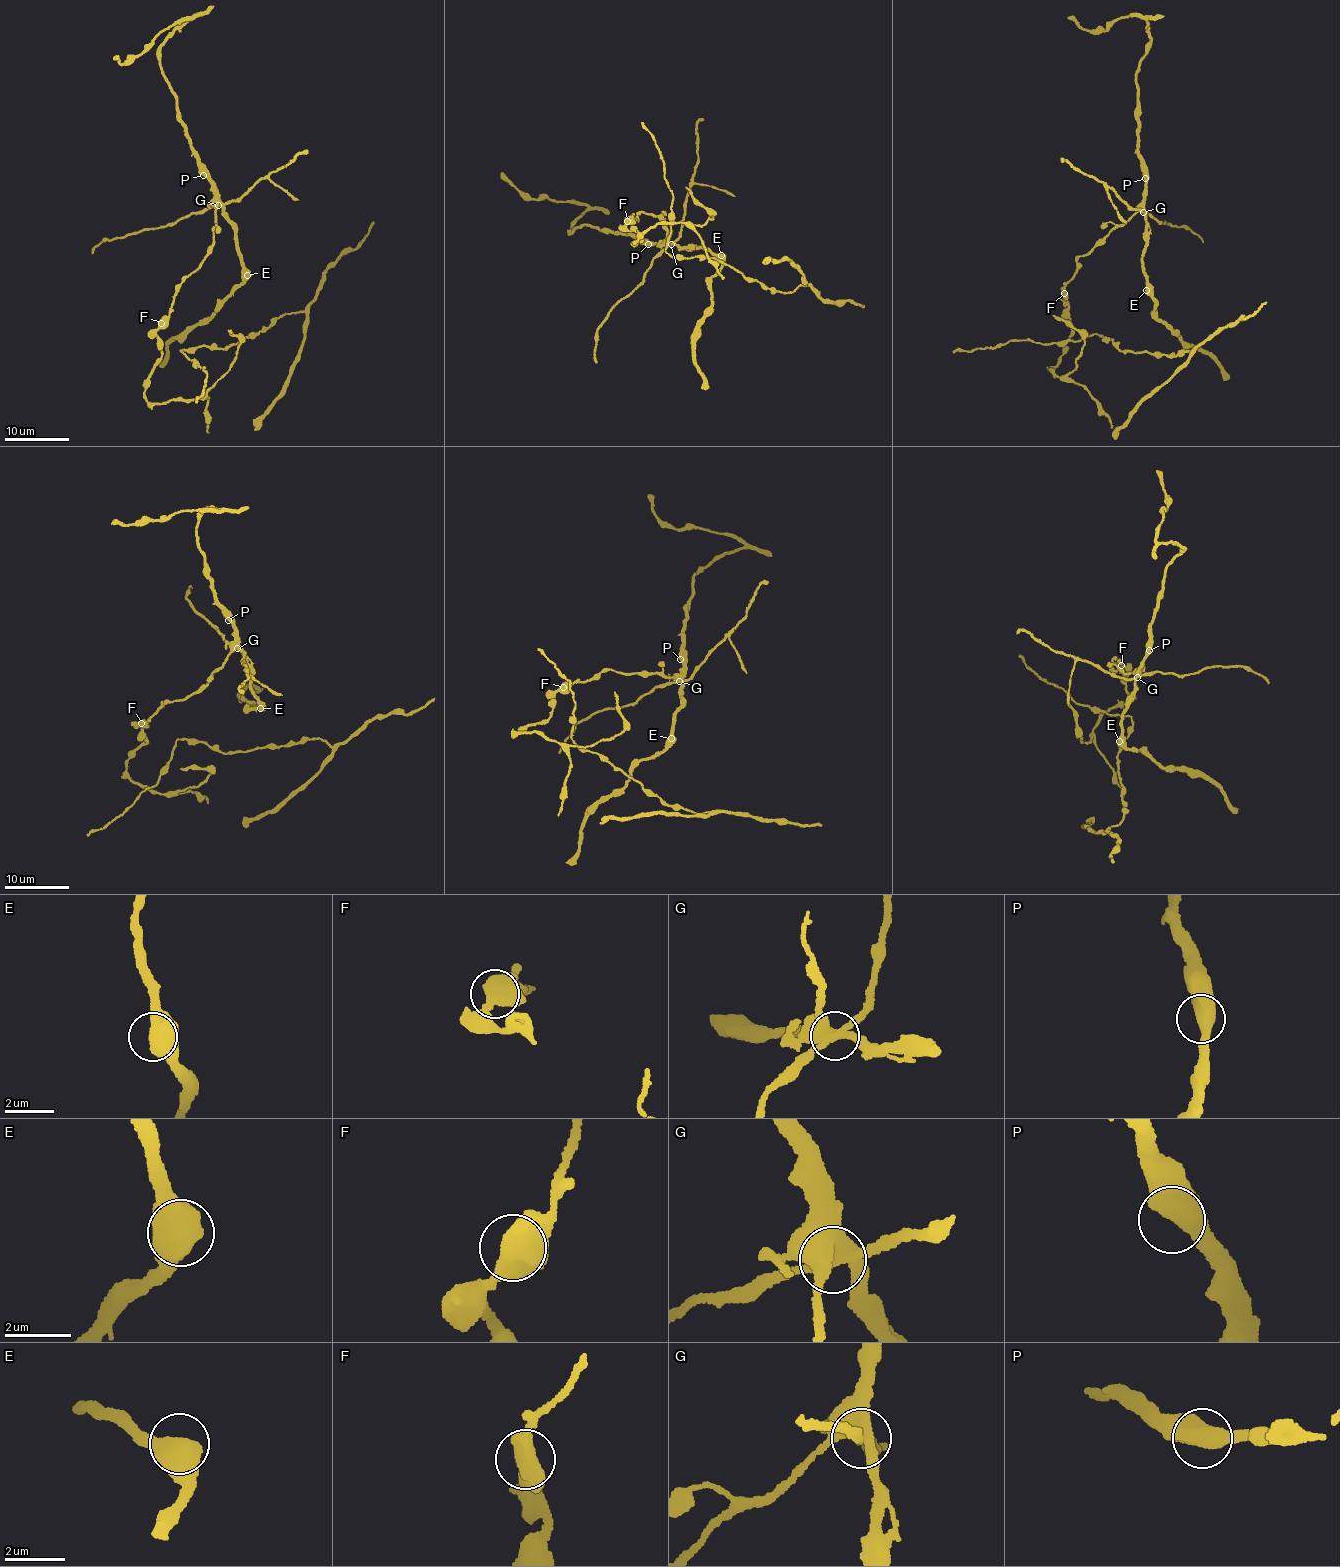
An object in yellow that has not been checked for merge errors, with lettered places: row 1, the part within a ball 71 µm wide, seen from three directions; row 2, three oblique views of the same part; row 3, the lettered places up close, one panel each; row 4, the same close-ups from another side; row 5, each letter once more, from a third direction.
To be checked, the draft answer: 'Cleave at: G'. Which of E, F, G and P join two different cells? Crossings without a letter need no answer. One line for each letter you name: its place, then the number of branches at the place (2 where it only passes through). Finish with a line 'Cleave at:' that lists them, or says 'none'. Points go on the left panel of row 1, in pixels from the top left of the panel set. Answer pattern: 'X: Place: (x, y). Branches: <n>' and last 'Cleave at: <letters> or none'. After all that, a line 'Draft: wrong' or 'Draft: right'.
G: Place: (218, 205). Branches: 4
Cleave at: G
Draft: right

